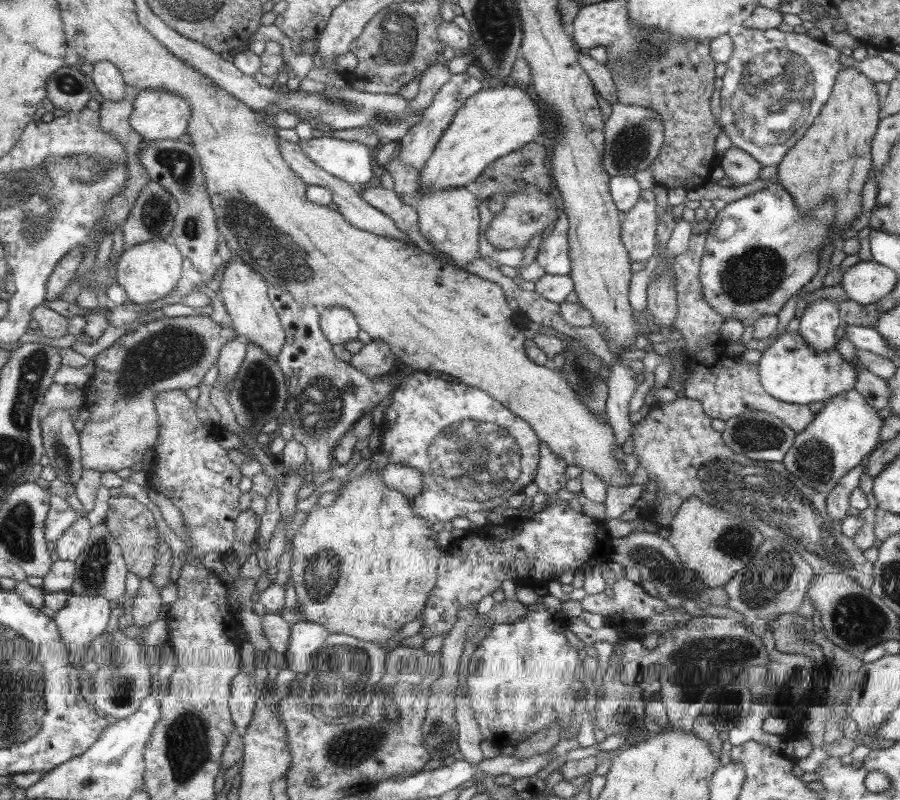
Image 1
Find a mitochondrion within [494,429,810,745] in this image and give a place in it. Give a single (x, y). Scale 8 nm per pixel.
(691, 662)

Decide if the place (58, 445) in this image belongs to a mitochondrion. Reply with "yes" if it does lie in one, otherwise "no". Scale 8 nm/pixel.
yes

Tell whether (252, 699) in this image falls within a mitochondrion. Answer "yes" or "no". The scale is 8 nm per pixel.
no

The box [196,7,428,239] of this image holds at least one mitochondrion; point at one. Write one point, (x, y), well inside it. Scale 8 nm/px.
(386, 116)

